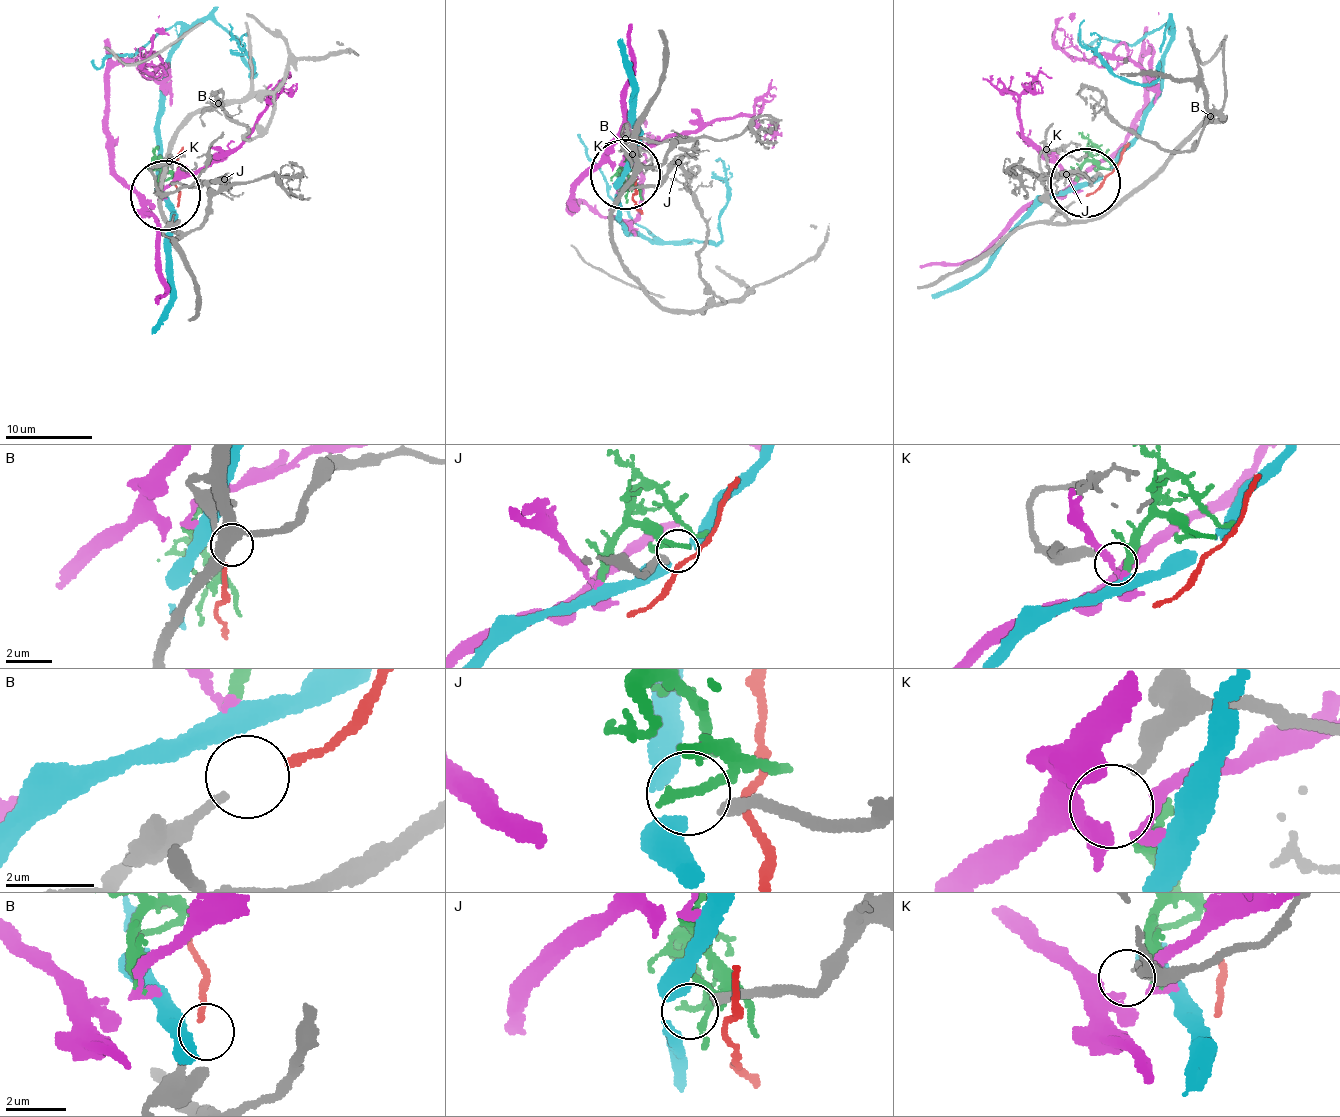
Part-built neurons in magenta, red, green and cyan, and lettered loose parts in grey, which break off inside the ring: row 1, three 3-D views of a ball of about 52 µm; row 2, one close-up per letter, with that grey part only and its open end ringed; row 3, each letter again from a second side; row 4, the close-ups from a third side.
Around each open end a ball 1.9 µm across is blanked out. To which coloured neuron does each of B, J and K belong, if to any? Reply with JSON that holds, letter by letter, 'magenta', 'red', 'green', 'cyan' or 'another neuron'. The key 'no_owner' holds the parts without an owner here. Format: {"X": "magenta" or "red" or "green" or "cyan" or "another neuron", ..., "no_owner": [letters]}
{"B": "red", "J": "cyan", "K": "another neuron", "no_owner": ["K"]}

